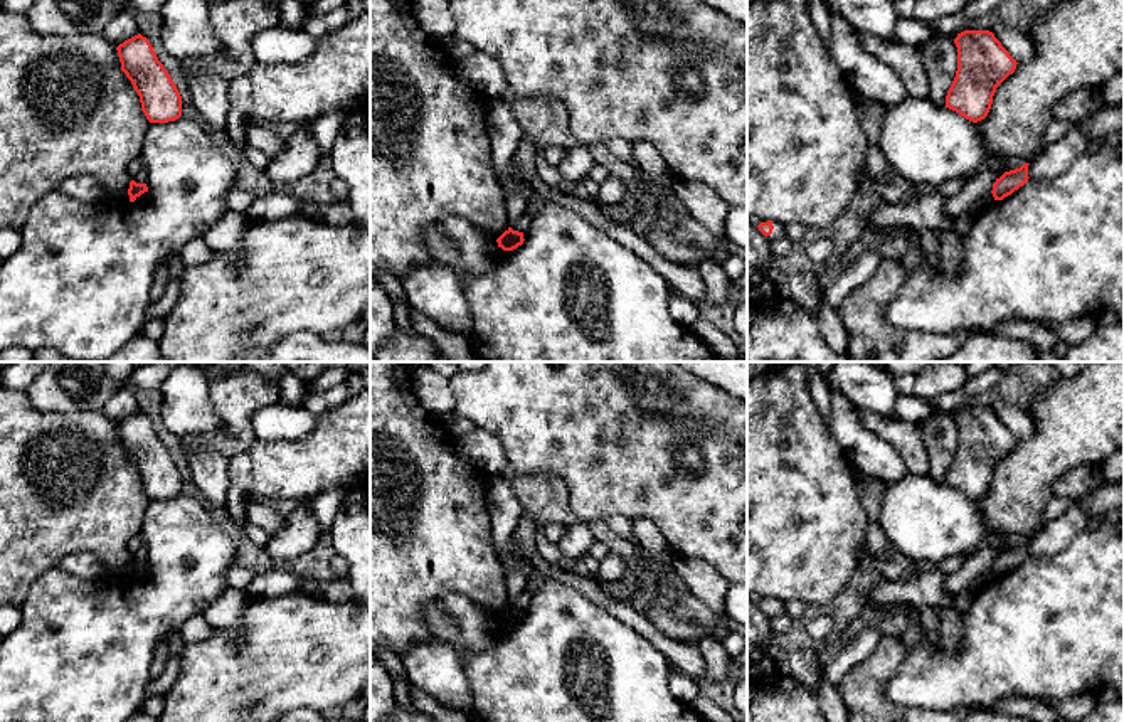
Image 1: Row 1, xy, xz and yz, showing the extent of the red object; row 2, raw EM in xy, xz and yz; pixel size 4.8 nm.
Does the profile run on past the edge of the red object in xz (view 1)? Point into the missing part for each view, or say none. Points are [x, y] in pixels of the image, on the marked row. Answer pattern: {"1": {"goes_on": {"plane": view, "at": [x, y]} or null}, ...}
{"1": {"goes_on": null}}

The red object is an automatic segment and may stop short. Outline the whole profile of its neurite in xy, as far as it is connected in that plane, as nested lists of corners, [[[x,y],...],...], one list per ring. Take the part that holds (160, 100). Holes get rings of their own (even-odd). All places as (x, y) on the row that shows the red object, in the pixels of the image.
[[[141,34],[116,47],[121,71],[140,96],[150,123],[168,123],[182,116],[182,96],[168,71],[158,61],[150,40]]]

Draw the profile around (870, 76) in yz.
[[[831,13],[831,56],[851,88],[880,106],[897,104],[909,96],[899,72],[865,50],[858,30],[840,13]]]

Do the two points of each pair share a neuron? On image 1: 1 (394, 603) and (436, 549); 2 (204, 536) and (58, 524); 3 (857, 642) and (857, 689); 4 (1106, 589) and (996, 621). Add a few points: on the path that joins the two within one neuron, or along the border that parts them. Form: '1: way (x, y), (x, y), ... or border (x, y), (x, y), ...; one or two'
1: way (396, 589), (423, 562); one
2: border (152, 500), (142, 525); two
3: border (884, 637), (838, 685); two
4: way (1079, 616), (1074, 621), (1023, 621); one

